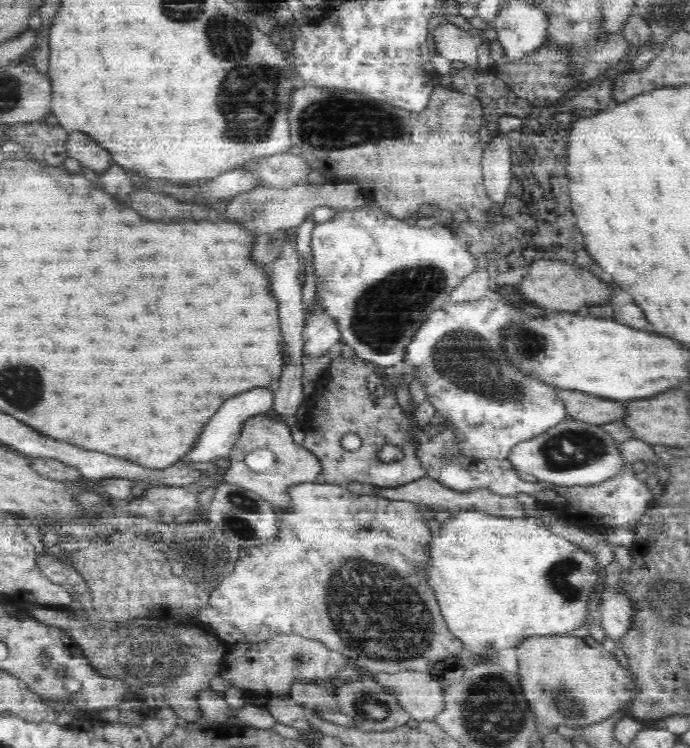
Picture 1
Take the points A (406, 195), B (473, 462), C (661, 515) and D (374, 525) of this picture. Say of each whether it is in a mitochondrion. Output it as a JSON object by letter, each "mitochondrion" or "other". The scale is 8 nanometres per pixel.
{"A":"other","B":"other","C":"other","D":"other"}

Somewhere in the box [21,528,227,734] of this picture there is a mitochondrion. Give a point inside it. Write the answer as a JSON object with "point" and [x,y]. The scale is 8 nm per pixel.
{"point":[158,663]}

